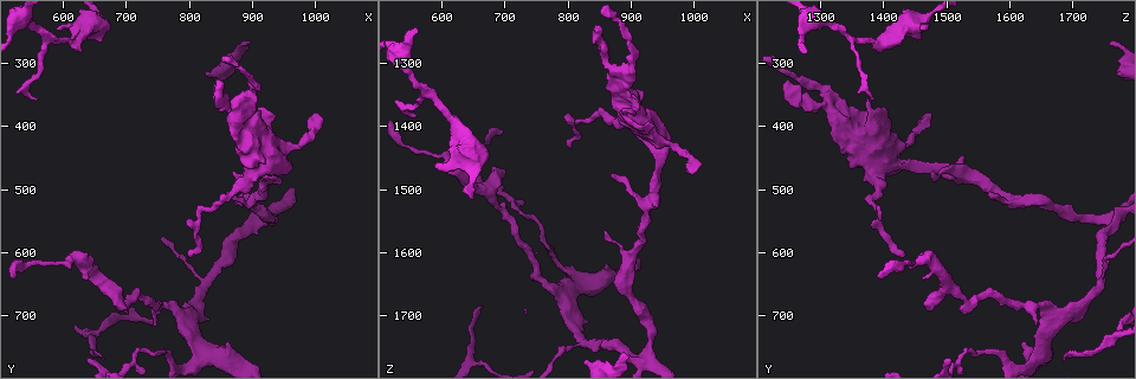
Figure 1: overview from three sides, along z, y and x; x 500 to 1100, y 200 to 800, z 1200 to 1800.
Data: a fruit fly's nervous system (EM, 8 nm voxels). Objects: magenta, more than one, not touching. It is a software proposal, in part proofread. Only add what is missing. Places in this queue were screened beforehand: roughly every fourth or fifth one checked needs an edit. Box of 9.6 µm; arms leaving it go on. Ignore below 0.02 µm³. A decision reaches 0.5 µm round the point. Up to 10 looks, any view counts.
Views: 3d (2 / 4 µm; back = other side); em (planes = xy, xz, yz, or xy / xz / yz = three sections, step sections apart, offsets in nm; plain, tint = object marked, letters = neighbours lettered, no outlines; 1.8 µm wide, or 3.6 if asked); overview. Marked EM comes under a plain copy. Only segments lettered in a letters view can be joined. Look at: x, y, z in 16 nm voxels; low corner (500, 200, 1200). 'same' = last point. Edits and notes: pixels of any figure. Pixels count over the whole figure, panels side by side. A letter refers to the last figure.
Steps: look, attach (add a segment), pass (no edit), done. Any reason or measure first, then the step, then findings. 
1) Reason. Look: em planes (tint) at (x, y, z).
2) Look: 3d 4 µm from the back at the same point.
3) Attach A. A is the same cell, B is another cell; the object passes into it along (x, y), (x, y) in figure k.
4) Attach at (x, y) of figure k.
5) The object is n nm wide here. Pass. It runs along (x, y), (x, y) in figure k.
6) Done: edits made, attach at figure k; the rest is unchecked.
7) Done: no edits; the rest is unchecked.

Calibre changes. Look: 3d 4 µm at (900, 405, 1385).

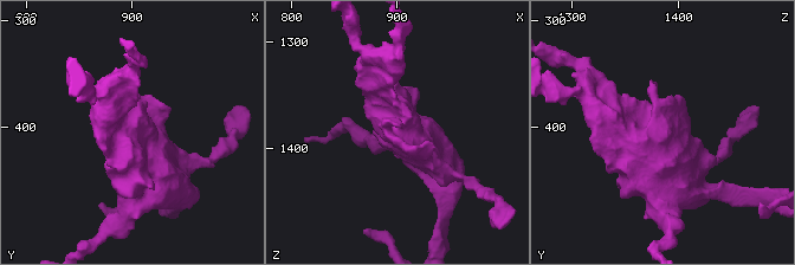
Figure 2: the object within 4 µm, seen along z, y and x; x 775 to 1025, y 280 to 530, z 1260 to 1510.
Now the EM. Look: em 3.6 µm planes (letters) at (902, 402, 1384).

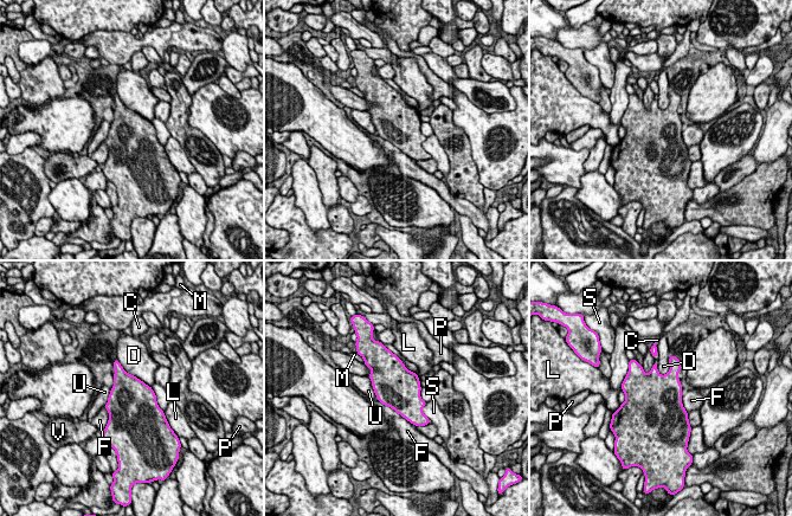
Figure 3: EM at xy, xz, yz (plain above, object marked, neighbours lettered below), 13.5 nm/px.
Pass. C, D, F, L, M, P, S, U and V are other cells; no lettered segment goes on from it.

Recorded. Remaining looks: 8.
Branch stops here. Look: em planes (letters) at (895, 265, 1765).

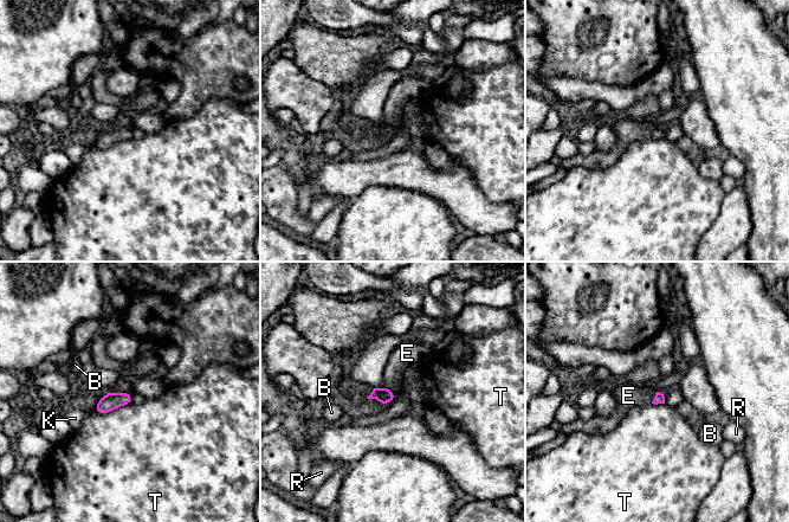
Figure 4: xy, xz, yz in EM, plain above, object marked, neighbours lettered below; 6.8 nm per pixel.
Attach at (401, 358) of figure 4. E is the same cell, B, K, R and T are other cells; the object passes into it along (383, 395), (388, 391), (401, 358) in figure 4; the cell continues.

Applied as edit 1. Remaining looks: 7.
Look: 3d 4 µm at (700, 685, 1470).

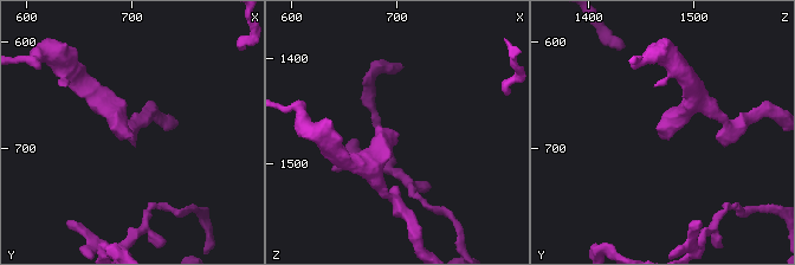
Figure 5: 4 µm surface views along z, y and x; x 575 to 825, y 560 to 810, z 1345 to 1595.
Shape alone is not enough. Look: em xy step 8 (tint) at (698, 688, 1470).

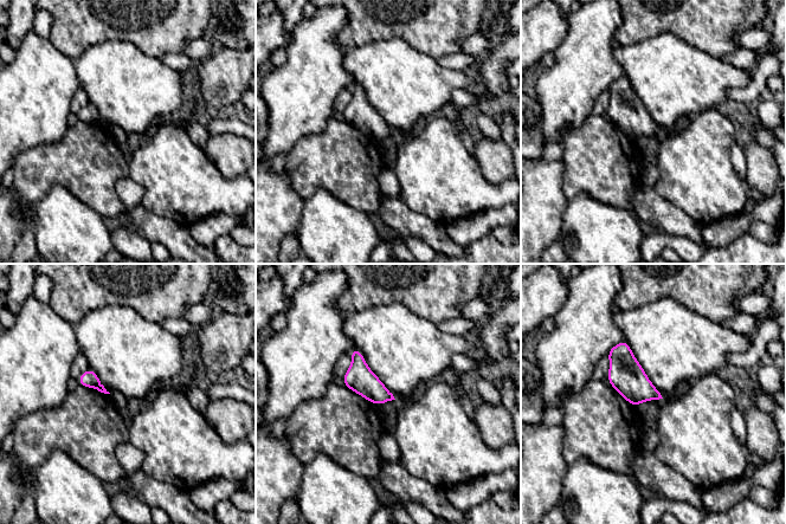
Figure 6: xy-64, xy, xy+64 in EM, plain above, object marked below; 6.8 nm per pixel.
Cut it another way. Look: em planes (letters) at the same point.

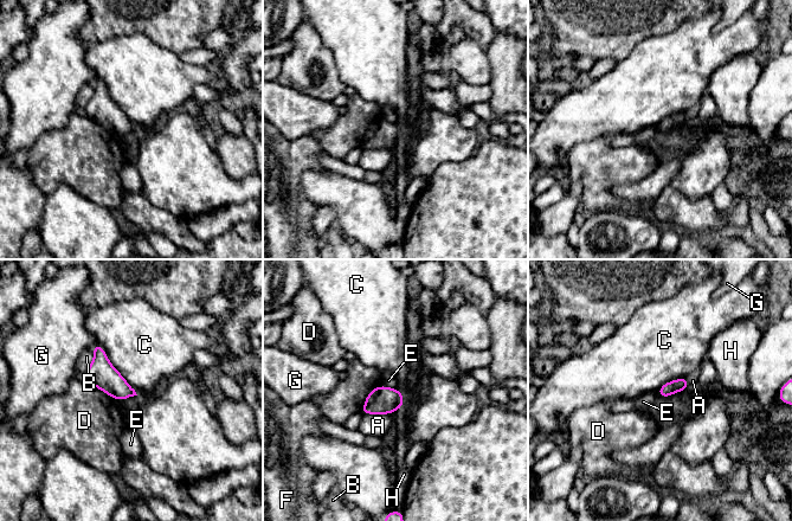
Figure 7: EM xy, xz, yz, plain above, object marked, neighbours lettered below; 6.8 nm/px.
Pass. A, B, C, D, E, F, G and H are other cells; a border runs along (95, 342), (137, 394) in figure 7; none of them fits.

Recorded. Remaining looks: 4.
Redraw. Look: overview.

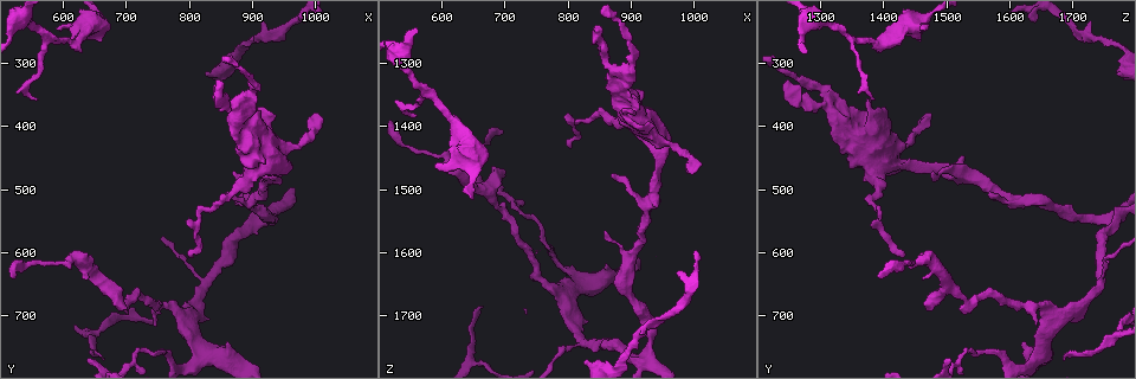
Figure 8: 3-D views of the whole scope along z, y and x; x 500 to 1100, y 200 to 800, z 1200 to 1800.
Look: em xz step 4 (tint) at (555, 355, 1385).

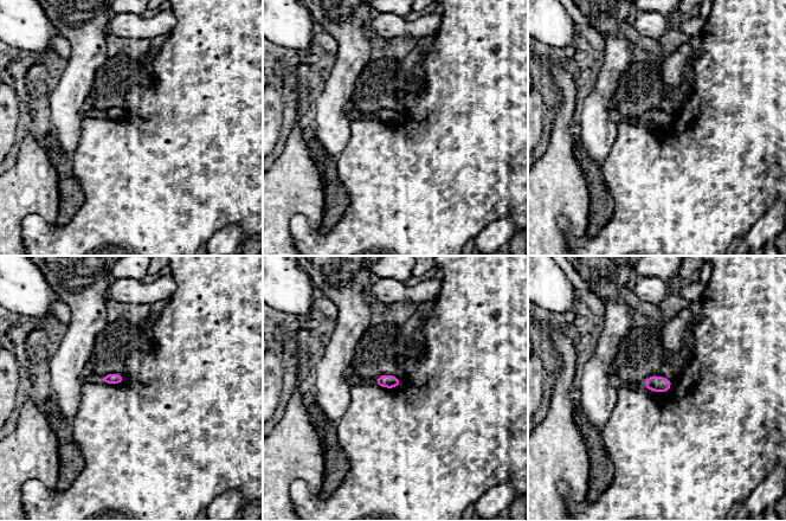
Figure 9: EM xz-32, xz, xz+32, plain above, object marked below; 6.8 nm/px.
What lies round it. Look: em xz step 4 (letters) at the same point.

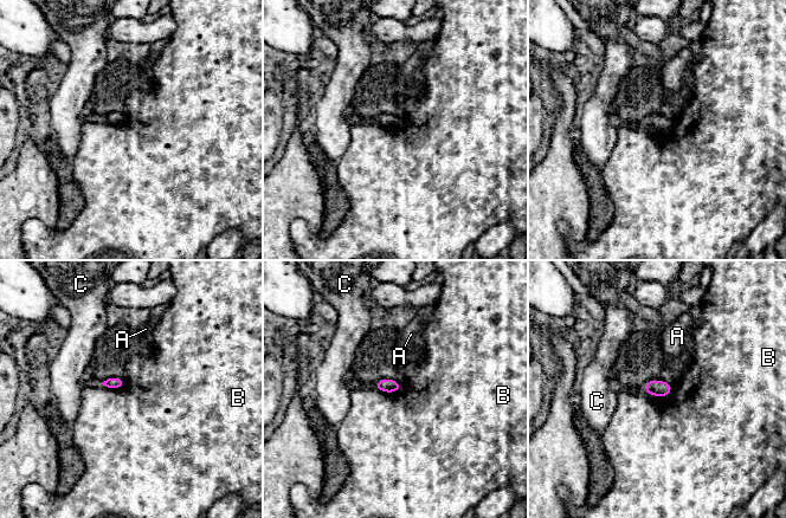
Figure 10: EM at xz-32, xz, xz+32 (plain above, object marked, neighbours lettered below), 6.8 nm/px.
The object is 90 nm wide here. Pass. A, B and C are other cells; a border runs along (403, 386), (397, 392), (372, 387) in figure 10; no lettered segment goes on from it.

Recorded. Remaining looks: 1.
Done: edits made, attach at figure 4; the rest is unchecked.

